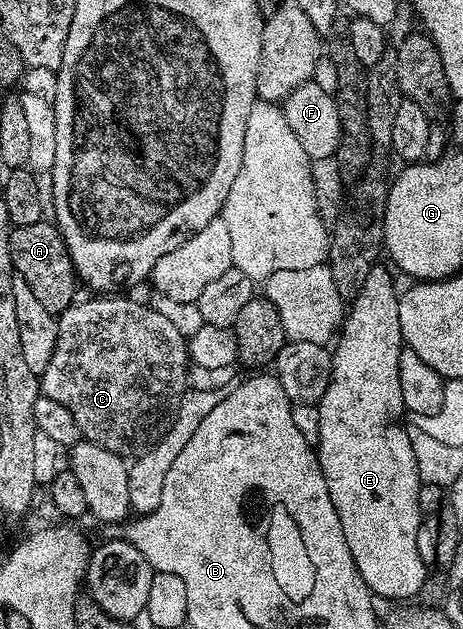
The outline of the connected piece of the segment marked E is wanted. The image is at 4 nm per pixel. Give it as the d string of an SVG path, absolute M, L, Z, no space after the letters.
M374 265L371 275L367 275L363 287L357 293L356 302L348 306L343 318L335 341L337 350L334 348L331 353L329 385L321 400L316 403L321 438L315 448L323 479L327 479L331 503L335 503L335 511L341 520L343 539L347 539L351 559L355 559L355 567L363 583L367 583L374 598L386 597L393 601L389 603L405 603L416 598L427 576L417 546L421 526L419 491L422 482L408 438L407 425L403 420L406 407L399 383L399 355L403 348L397 302L399 289L393 286L393 277L383 265Z

